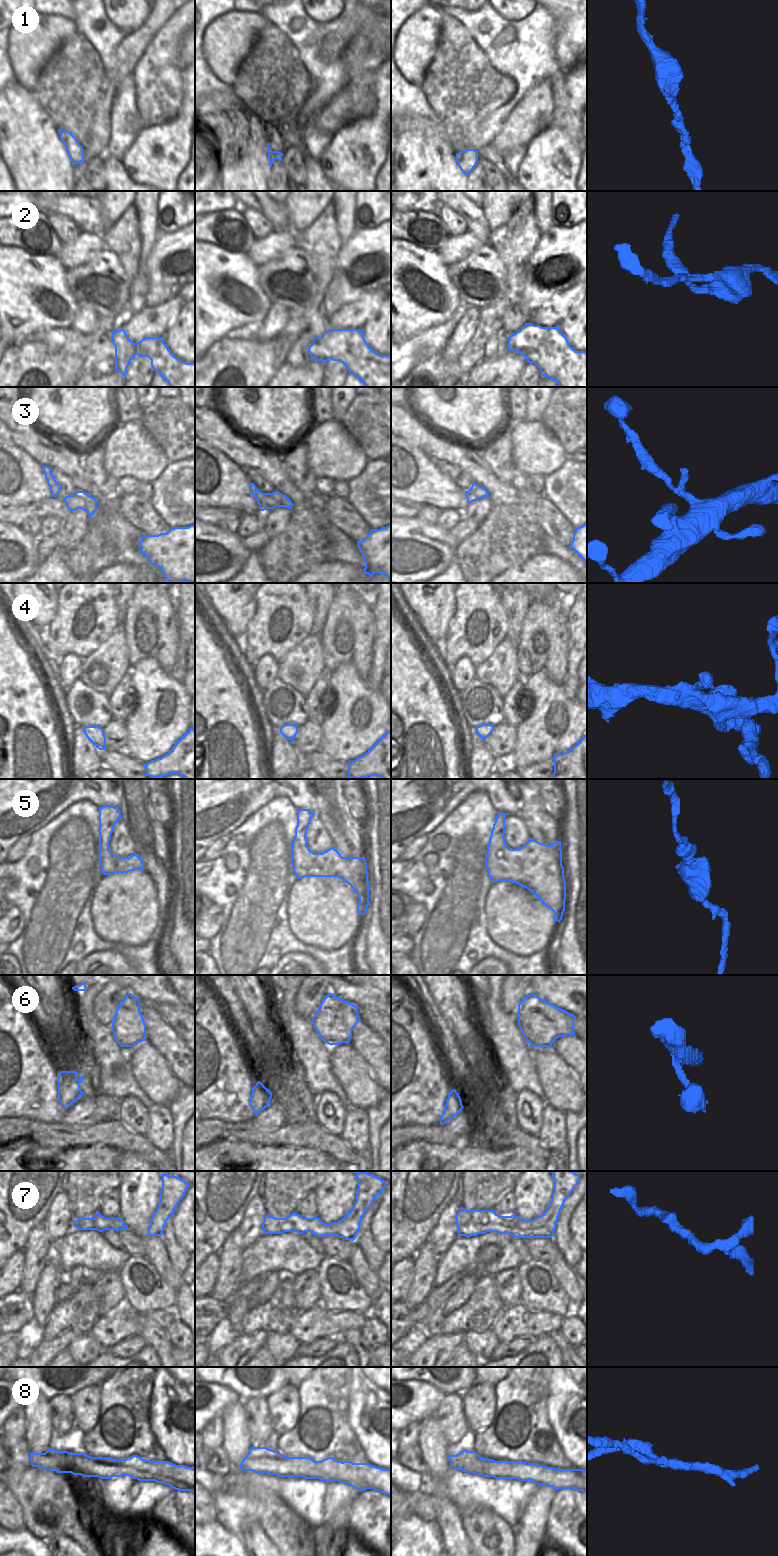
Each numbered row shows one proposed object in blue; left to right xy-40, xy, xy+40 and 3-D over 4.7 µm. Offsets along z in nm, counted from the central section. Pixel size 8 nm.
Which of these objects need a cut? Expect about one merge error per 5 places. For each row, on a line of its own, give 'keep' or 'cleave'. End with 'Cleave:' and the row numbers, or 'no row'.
1: keep
2: cleave
3: keep
4: keep
5: keep
6: keep
7: keep
8: cleave
Cleave: 2, 8

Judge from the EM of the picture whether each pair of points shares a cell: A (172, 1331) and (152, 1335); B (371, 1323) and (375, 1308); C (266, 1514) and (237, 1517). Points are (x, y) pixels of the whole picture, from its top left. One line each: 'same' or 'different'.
A: different
B: different
C: same

